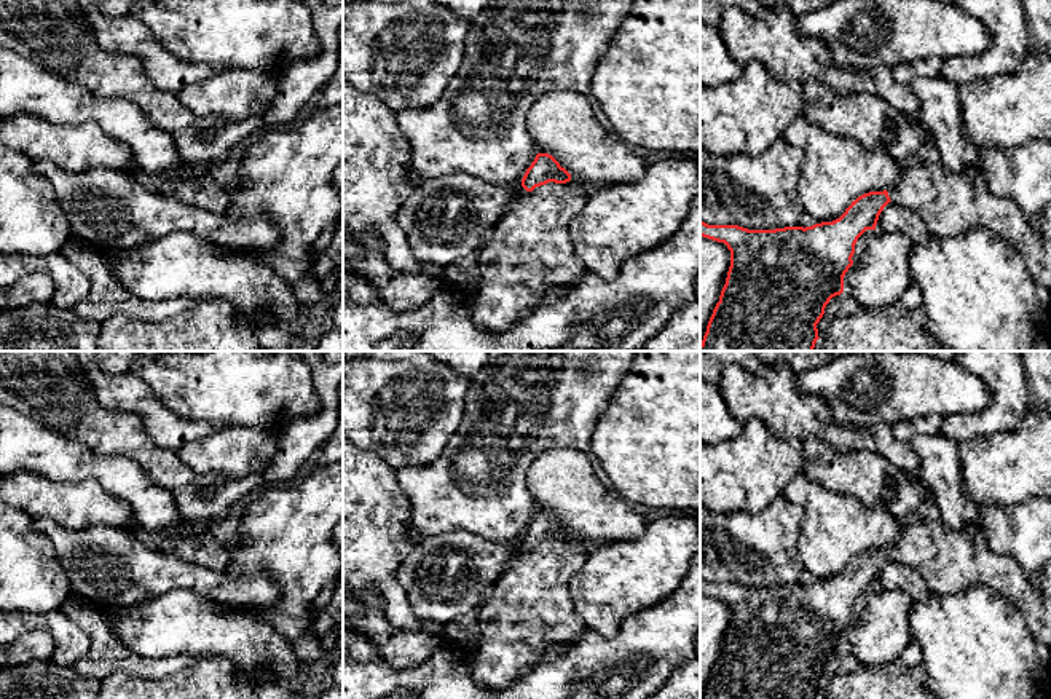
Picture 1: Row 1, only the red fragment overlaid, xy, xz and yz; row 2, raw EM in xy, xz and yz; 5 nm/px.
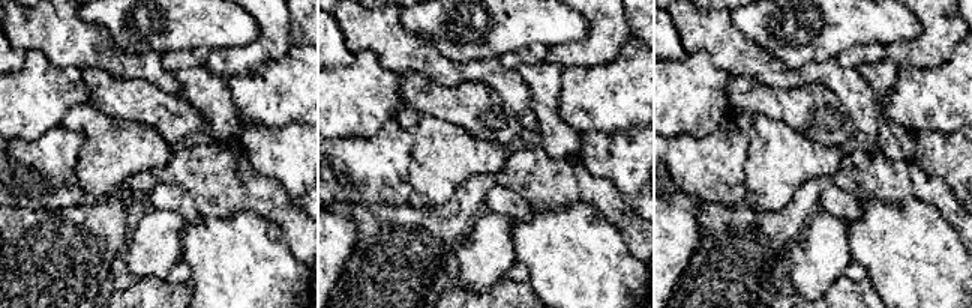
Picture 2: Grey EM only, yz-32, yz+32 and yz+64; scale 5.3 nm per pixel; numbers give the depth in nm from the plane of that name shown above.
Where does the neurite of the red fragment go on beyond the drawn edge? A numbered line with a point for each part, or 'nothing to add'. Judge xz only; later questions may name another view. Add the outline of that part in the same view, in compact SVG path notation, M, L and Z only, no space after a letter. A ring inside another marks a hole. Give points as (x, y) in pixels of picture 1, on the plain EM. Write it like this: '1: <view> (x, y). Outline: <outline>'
1: xz (528, 610). Outline: M549 539L536 544L518 554L490 587L477 610L478 648L472 653L469 665L478 686L504 689L536 664L549 648L566 648L579 642L587 627L574 610L568 584L582 570L588 547L579 539Z

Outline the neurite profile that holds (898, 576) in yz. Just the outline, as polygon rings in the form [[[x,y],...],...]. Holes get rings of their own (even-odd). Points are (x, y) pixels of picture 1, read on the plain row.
[[[893,559],[880,570],[876,587],[904,592],[914,602],[925,602],[931,597],[931,590],[922,573]]]

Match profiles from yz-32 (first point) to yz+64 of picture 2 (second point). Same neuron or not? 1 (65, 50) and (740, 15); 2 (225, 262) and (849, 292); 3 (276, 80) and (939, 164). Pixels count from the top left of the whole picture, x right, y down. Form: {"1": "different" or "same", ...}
{"1": "different", "2": "different", "3": "different"}

